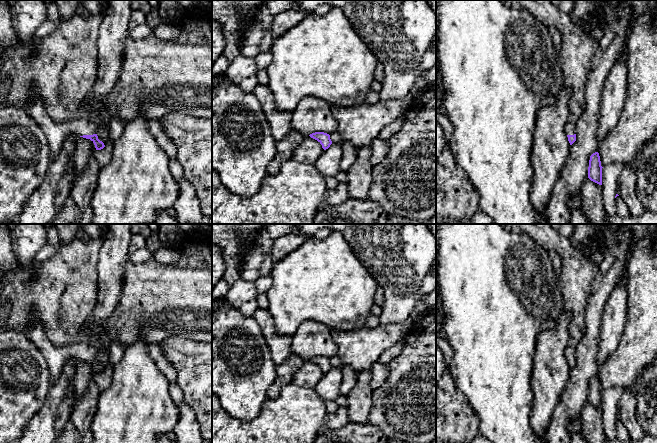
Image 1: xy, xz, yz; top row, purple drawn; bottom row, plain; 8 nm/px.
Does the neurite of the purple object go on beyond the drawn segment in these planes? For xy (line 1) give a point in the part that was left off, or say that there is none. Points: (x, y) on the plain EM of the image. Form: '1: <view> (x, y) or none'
1: xy (56, 357)

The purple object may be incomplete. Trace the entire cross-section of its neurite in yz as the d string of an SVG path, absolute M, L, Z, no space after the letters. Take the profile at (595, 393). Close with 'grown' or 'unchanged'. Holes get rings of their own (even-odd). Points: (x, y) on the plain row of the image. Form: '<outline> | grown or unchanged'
M593 377L589 384L588 402L599 409L602 409L602 392L599 377Z | unchanged

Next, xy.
M33 321L24 333L37 346L45 358L50 372L51 383L59 379L70 357L90 363L94 367L96 374L101 374L105 371L96 358L98 355L96 347L86 343L78 343L73 347L56 346L49 340L42 323L39 321Z | grown

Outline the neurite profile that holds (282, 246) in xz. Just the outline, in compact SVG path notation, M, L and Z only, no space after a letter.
M291 232L274 240L271 258L273 263L285 258L289 253L301 246L307 237L300 233Z

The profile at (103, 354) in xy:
M96 347L96 350L98 353L96 357L98 360L98 363L102 365L104 369L106 369L106 367L109 364L109 349L100 349Z

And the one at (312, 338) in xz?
M304 321L292 335L291 352L305 360L315 356L331 358L338 355L338 346L331 336L332 330L320 322Z

